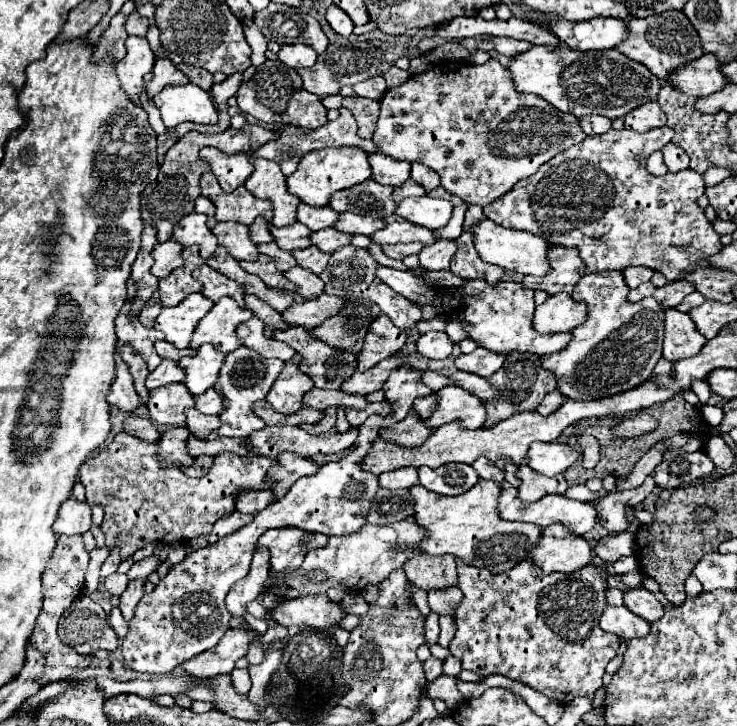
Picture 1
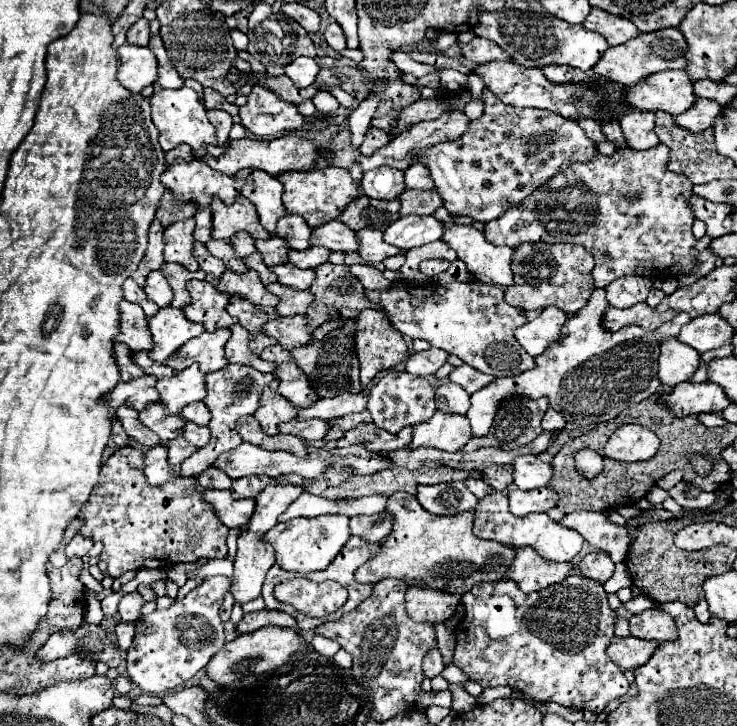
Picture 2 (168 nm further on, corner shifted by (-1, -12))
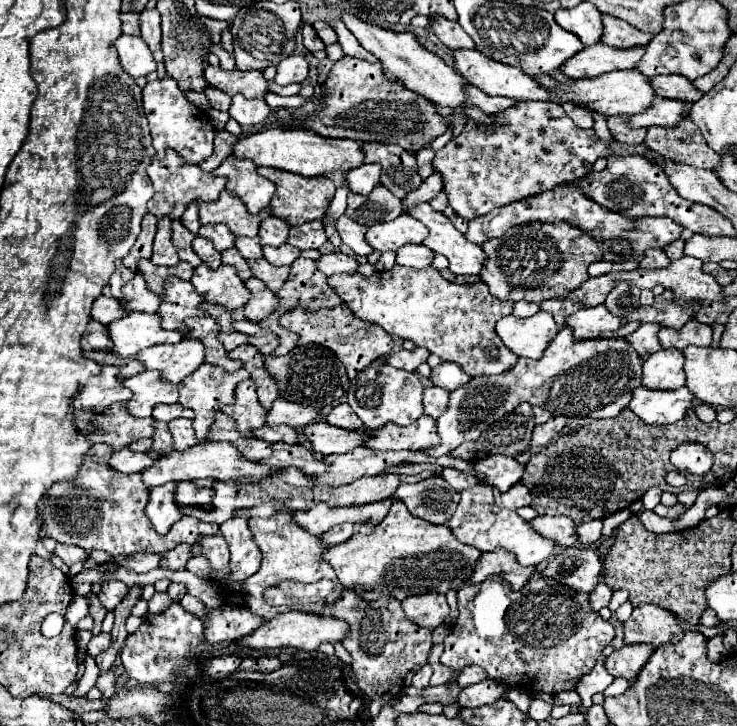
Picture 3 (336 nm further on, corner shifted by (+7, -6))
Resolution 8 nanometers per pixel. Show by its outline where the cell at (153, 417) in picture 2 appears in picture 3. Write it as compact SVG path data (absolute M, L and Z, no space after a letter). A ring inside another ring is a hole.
M116 402L116 406L110 406L104 414L96 416L94 422L100 432L88 434L88 438L92 442L110 444L114 450L122 450L122 446L128 446L132 440L154 434L154 418L132 418L124 402Z

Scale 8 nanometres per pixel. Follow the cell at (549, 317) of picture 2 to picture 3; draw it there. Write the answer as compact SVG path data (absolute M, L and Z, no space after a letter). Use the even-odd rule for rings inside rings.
M540 310L530 318L516 318L506 316L496 324L498 336L504 340L504 344L516 354L524 358L538 360L544 352L544 348L550 344L550 340L558 332L558 324L554 322L552 314Z

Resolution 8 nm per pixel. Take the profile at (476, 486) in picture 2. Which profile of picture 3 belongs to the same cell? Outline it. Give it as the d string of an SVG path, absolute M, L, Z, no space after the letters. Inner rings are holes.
M444 468L442 478L458 492L468 490L468 488L478 484L478 478L474 474L466 474L466 472L460 472L460 470L454 470L454 468Z

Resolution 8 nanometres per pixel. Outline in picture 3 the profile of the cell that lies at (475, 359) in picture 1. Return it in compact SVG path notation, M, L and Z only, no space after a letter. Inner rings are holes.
M442 362L440 366L432 368L432 376L430 380L434 382L434 386L440 386L440 388L446 388L446 390L456 390L460 386L464 386L470 376L454 362Z

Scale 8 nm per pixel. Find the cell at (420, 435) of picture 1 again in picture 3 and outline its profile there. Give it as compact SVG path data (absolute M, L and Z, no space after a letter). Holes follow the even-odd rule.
M278 442L272 446L274 452L268 460L262 460L262 464L268 464L272 468L300 468L306 474L324 474L328 466L324 466L324 460L318 460L312 448L306 448L302 444L286 444Z

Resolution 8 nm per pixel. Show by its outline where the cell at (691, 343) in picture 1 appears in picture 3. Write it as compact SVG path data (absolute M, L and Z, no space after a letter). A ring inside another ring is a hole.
M678 348L658 350L644 360L642 386L658 390L674 390L684 386L684 354Z

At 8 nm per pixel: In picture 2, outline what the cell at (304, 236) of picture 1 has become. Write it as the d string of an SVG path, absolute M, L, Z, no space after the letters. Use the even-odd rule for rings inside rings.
M270 236L268 240L256 240L256 250L262 254L264 264L274 266L274 264L284 264L288 258L288 248L284 248L284 240L278 236Z

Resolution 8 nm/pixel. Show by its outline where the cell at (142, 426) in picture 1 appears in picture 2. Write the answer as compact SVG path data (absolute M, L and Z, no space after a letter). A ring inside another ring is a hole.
M112 420L112 440L114 440L118 446L128 446L128 444L130 444L126 432L124 432L122 426L120 426L120 420Z

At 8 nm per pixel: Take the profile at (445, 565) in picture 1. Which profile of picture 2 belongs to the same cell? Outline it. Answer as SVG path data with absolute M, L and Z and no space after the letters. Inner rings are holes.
M408 588L406 592L406 614L414 622L438 624L446 622L458 608L460 596L452 596L440 590Z

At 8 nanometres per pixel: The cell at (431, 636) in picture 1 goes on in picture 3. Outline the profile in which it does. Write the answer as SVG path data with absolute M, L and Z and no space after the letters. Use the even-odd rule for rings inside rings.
M424 664L424 666L416 672L416 676L412 678L412 686L416 686L416 688L426 688L430 676L432 676L432 666L430 666L430 664Z

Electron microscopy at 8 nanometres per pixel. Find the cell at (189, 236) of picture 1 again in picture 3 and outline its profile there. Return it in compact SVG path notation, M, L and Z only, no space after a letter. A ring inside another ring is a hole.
M168 216L158 220L158 232L154 238L154 254L152 254L152 262L160 264L160 266L176 266L180 262L176 248L172 246L172 220Z

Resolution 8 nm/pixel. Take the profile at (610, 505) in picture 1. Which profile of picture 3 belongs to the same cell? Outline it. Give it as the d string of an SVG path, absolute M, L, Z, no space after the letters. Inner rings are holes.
M536 516L532 520L532 526L546 538L554 540L560 546L576 546L578 534L576 534L576 522L568 516Z

